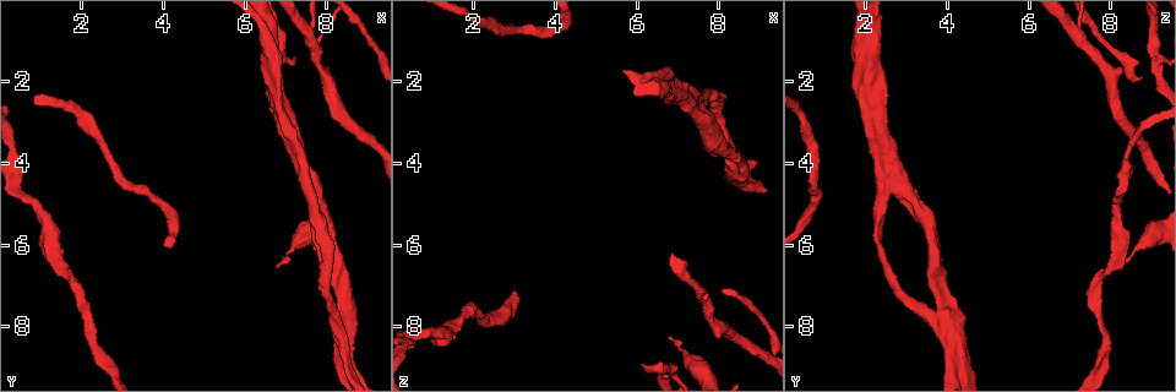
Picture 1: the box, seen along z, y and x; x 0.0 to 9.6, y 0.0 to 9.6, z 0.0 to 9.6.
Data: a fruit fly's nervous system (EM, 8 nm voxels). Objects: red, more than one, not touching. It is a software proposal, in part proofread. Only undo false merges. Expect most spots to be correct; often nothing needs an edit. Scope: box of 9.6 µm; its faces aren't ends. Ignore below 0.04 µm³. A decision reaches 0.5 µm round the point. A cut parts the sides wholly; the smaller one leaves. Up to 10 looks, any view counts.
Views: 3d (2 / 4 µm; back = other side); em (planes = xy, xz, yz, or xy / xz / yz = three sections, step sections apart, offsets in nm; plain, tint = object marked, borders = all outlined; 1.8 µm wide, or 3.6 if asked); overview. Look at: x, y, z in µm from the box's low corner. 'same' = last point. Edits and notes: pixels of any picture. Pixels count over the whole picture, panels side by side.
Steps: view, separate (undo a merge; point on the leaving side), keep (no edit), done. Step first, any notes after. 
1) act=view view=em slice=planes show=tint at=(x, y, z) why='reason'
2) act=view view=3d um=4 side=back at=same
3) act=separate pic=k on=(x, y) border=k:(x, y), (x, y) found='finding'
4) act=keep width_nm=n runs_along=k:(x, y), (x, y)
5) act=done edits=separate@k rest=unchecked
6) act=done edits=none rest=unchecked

act=view view=em slice=planes show=borders at=(7.55, 0.75, 7.10) why='thick turns thin'

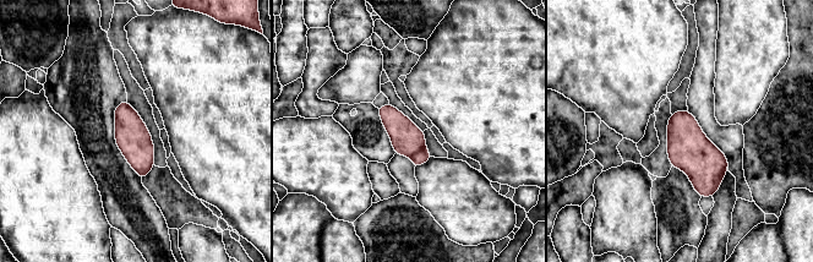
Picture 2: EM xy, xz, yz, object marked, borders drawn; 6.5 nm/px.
act=separate pic=2 on=(407, 138) border=2:(425, 147), (410, 157) found='a second neuron is stuck on'

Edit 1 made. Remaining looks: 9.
act=view view=overview why='redraw'

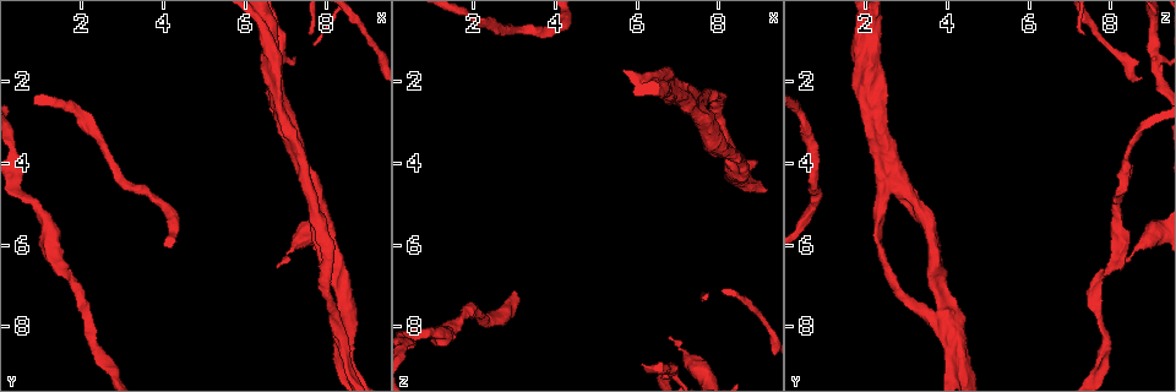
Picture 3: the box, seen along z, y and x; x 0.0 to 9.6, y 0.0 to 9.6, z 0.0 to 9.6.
act=view view=3d um=2 at=(6.85, 2.50, 2.15) why='arms part here'

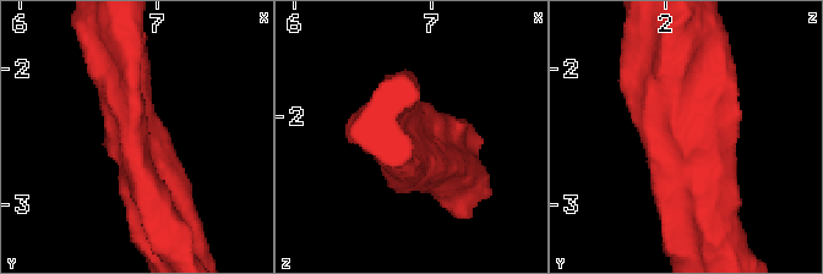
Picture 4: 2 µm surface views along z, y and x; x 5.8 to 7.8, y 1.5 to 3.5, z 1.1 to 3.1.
act=view view=em um=3.6 slice=planes show=tint at=(6.78, 2.44, 2.20) why='need the tissue'

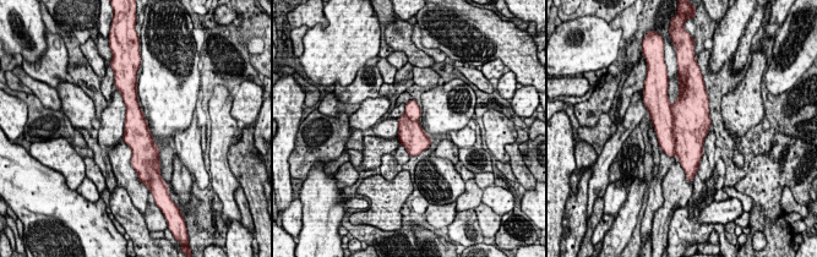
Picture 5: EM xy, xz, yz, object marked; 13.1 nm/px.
act=keep width_nm=340 found='continuous, no second neuron'

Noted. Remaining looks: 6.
act=view view=em slice=yz step=4 show=tint at=(7.65, 4.55, 2.95) why='three-way junction'

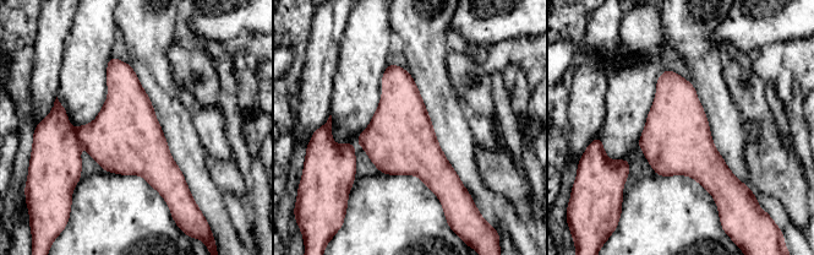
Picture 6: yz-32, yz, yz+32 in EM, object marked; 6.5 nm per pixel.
act=keep found='all the same neuron'

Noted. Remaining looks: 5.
act=view view=em slice=xy step=4 show=tint at=(7.85, 7.10, 2.75) why='closes a loop'

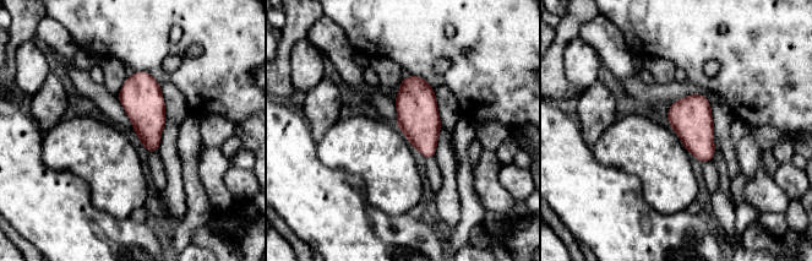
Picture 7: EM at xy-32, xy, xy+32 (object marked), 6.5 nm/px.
act=view view=em slice=planes show=tint at=same

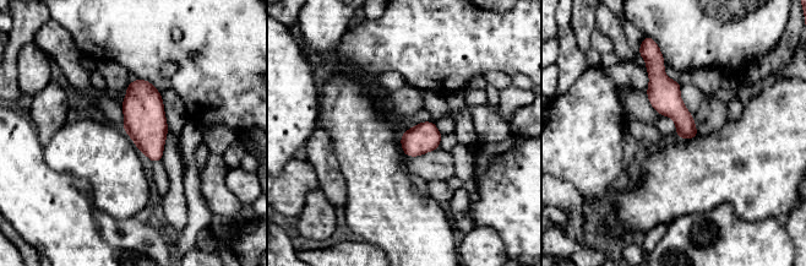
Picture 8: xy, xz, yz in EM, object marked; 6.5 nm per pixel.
act=keep found='continuous, no second neuron'

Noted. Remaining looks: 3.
act=done edits=separate@2 rest=unchecked

